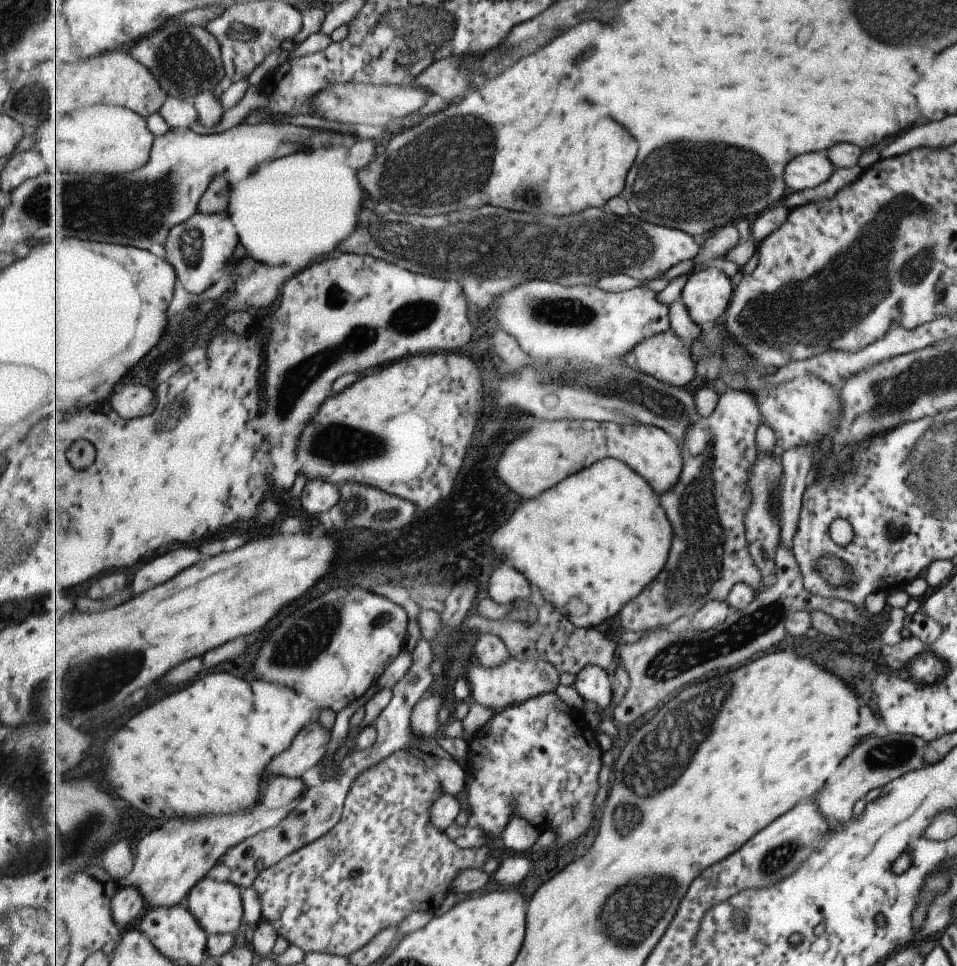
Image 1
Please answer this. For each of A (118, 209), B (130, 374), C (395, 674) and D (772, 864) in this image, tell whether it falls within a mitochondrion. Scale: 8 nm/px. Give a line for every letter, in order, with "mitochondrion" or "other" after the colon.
A: mitochondrion
B: other
C: other
D: mitochondrion

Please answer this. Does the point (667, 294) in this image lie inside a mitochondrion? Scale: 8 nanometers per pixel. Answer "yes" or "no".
no

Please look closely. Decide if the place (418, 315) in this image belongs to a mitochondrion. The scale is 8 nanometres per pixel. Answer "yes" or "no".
yes

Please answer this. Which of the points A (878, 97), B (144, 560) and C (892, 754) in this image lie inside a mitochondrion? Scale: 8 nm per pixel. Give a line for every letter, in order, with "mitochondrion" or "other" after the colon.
A: other
B: other
C: mitochondrion

